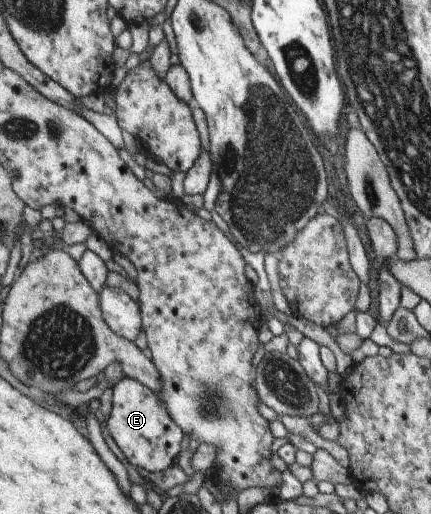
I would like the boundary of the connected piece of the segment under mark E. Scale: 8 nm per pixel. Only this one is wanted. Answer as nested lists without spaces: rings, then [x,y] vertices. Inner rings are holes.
[[[123,377],[112,387],[112,402],[106,420],[107,431],[131,466],[146,472],[162,472],[176,464],[182,432],[170,420],[164,404],[154,392],[136,380]]]

